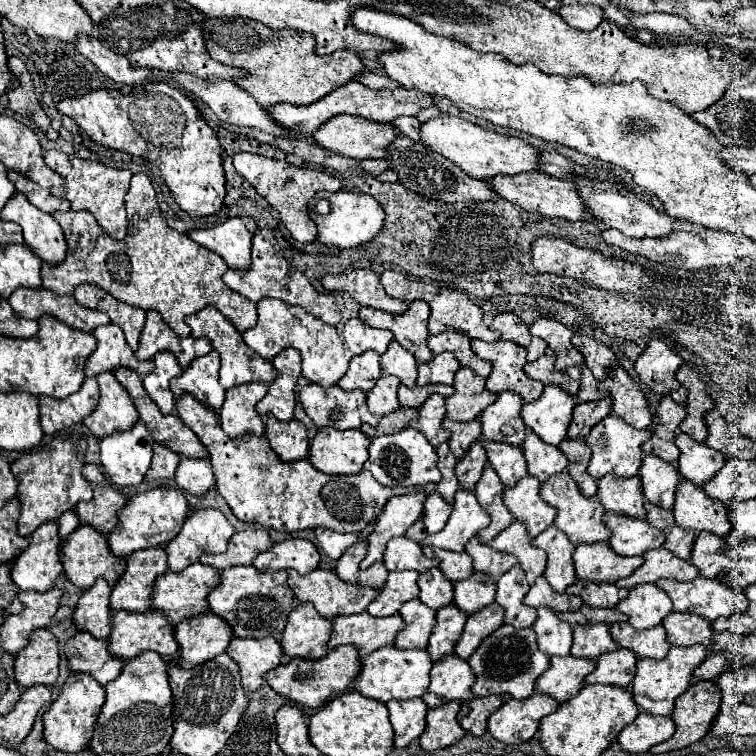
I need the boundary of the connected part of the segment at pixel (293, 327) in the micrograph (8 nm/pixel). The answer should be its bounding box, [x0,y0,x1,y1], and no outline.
[242,298,348,386]

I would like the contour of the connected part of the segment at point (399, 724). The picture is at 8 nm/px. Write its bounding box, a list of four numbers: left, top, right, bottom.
[390,698,428,748]

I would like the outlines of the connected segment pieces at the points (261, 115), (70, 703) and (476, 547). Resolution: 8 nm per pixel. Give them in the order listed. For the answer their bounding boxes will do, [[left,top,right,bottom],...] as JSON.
[[174,74,298,138],[44,672,106,752],[466,536,518,580]]

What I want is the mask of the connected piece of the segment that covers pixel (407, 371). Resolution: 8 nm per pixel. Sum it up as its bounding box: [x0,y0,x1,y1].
[382,340,416,388]

